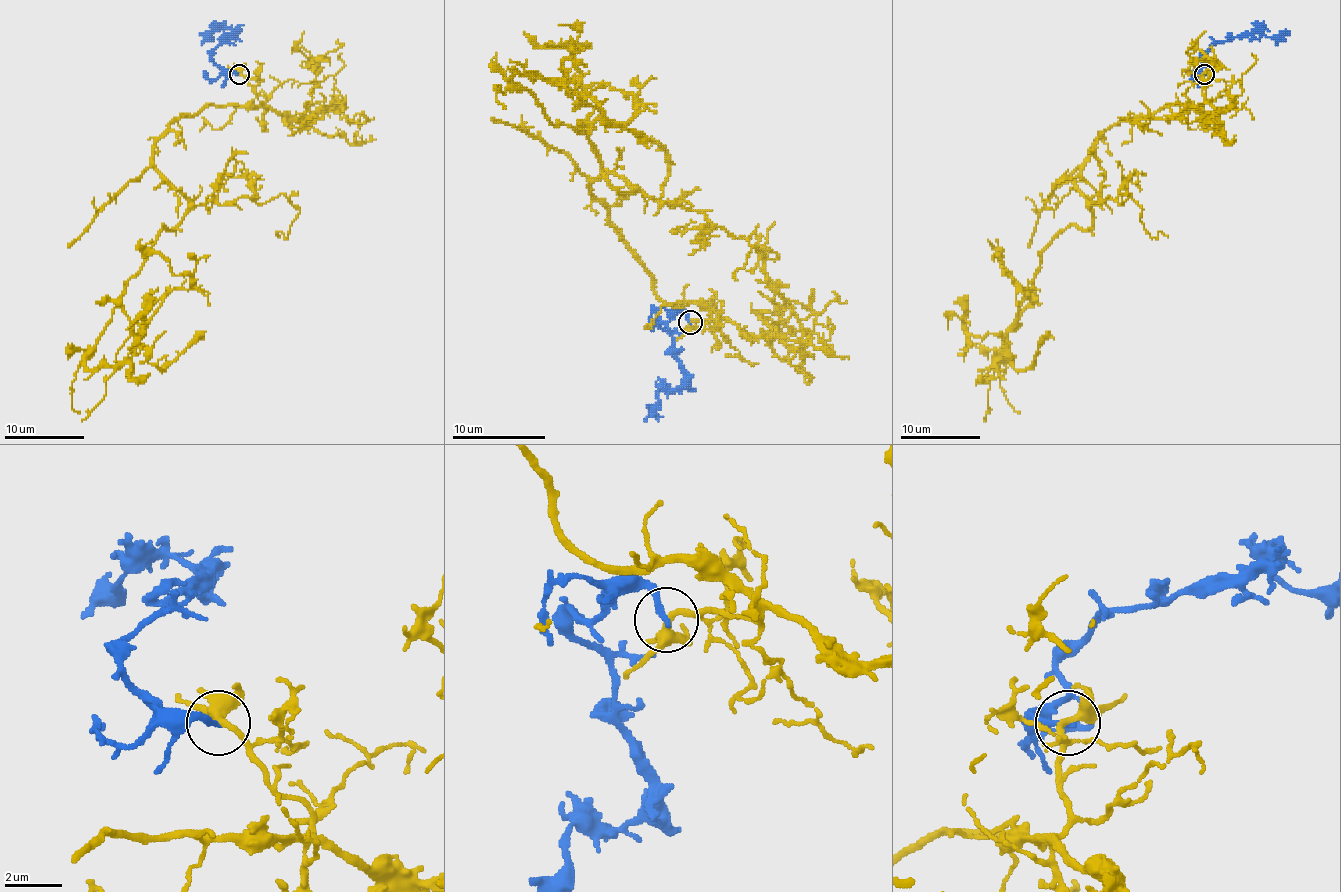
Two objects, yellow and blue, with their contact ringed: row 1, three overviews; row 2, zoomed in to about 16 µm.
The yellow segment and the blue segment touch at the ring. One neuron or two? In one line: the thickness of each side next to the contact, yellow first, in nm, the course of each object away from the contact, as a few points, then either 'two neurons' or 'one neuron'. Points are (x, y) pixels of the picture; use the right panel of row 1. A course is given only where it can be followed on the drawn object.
280/200 nm | yellow via (1204, 73), (1200, 105), (1096, 141), (1076, 179), (1090, 227), (1042, 253), (990, 369), (1032, 289), (988, 239) | blue via (1204, 73), (1196, 73), (1204, 65), (1202, 57), (1218, 41), (1232, 41), (1264, 29), (1268, 37), (1290, 35) | two neurons

